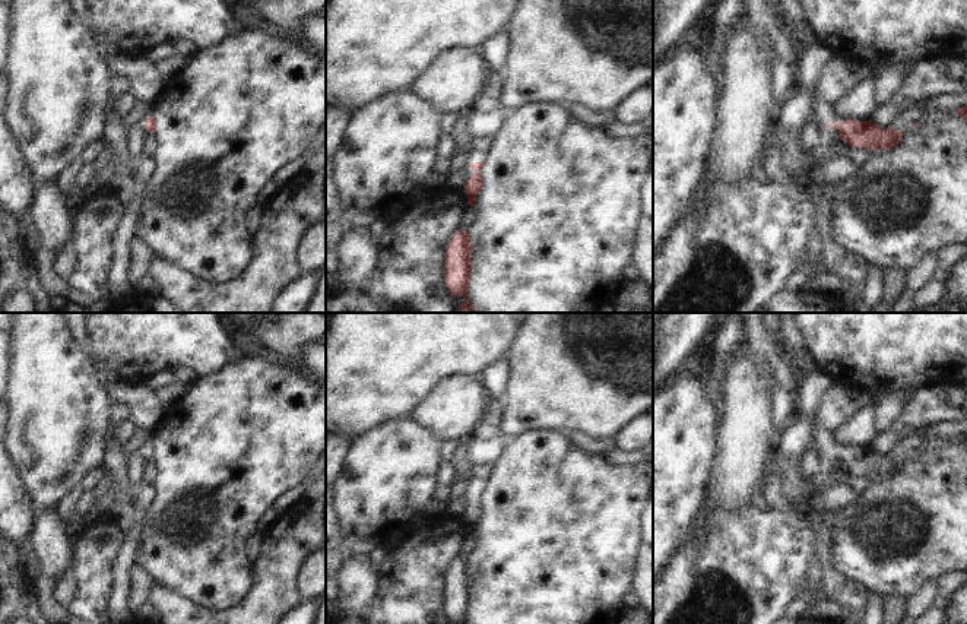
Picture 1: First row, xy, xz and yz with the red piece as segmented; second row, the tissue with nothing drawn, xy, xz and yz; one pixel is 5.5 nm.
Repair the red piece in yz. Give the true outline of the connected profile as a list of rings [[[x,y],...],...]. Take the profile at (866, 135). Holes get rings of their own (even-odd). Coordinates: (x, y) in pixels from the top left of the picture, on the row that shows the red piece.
[[[817,99],[815,110],[821,114],[825,129],[821,132],[821,137],[825,146],[831,145],[833,139],[838,136],[852,148],[875,149],[893,149],[901,142],[904,132],[895,129],[881,129],[869,121],[856,121],[852,118],[841,118],[836,114],[834,108]]]

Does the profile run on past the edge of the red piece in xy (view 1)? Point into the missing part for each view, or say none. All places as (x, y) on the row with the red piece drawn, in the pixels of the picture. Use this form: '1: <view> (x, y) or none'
1: xy (146, 116)

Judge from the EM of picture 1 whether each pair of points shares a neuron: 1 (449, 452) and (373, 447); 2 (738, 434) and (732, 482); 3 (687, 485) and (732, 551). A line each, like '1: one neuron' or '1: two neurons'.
1: two neurons
2: one neuron
3: two neurons

